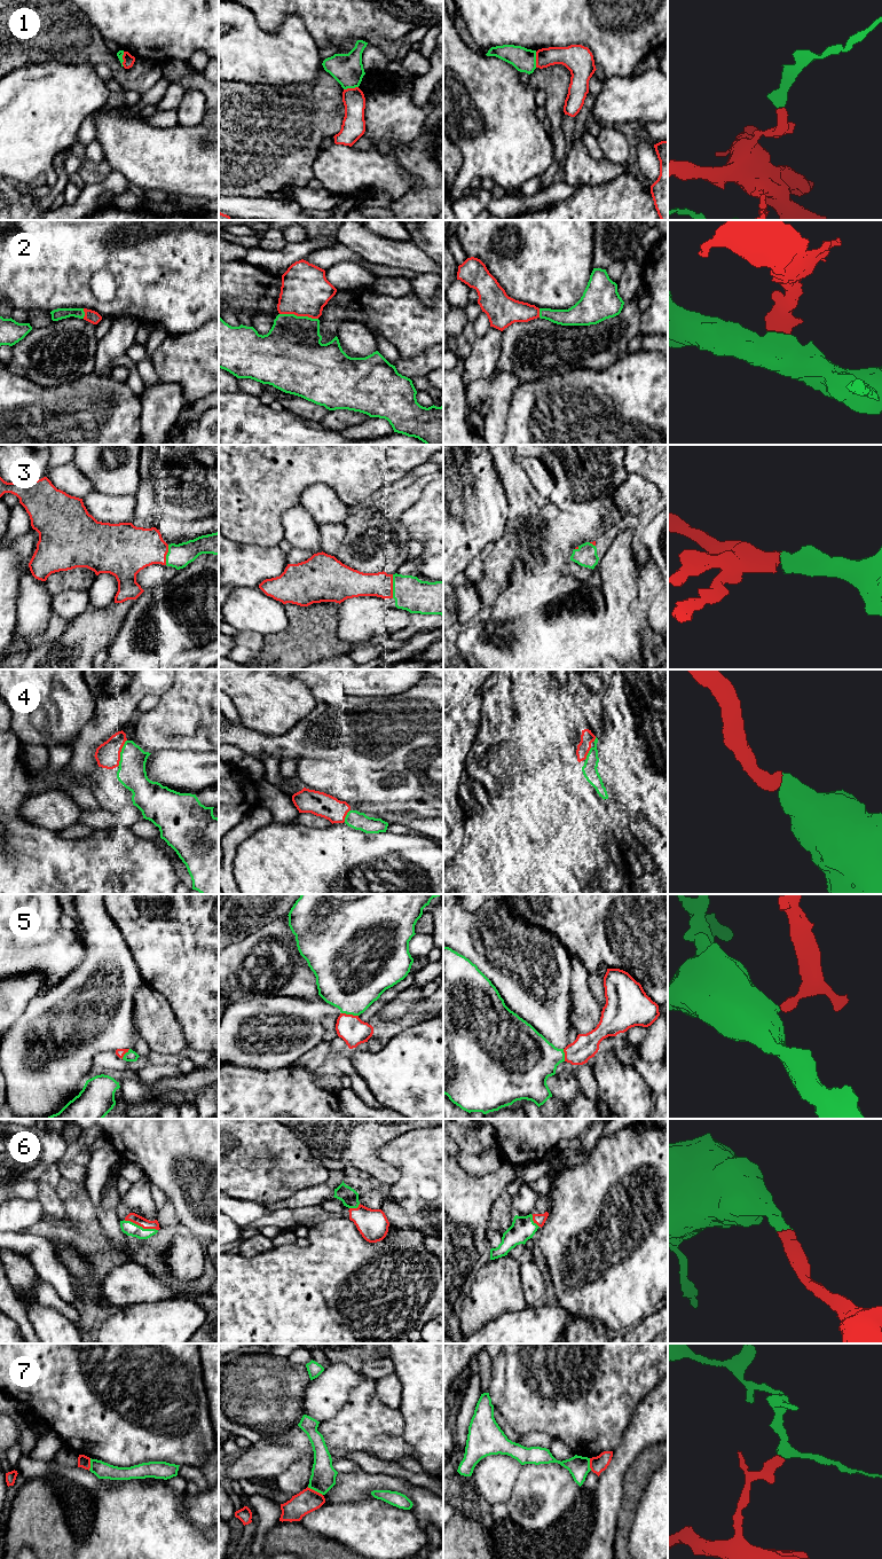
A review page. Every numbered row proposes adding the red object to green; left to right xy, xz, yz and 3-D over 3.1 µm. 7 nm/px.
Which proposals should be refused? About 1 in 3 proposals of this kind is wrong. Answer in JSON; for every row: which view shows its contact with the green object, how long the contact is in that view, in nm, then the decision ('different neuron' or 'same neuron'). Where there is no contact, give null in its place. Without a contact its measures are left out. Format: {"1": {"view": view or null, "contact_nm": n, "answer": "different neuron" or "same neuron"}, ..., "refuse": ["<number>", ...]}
{"1": {"view": "yz", "contact_nm": 110, "answer": "different neuron"}, "2": {"view": "xz", "contact_nm": 280, "answer": "same neuron"}, "3": {"view": "xz", "contact_nm": 170, "answer": "same neuron"}, "4": {"view": "xy", "contact_nm": 200, "answer": "same neuron"}, "5": {"view": "xz", "contact_nm": 120, "answer": "same neuron"}, "6": {"view": "xy", "contact_nm": 260, "answer": "same neuron"}, "7": {"view": "xz", "contact_nm": 130, "answer": "different neuron"}, "refuse": ["1", "7"]}

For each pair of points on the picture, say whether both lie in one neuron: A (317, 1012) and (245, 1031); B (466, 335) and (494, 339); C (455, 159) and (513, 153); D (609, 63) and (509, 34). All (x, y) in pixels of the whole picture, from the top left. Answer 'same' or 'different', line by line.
A: same
B: different
C: different
D: same

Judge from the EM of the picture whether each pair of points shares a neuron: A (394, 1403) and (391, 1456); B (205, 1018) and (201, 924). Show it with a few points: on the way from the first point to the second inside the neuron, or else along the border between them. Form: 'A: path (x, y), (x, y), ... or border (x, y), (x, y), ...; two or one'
A: border (376, 1388), (376, 1394), (383, 1402), (398, 1409); two
B: path (205, 995), (205, 947); one

